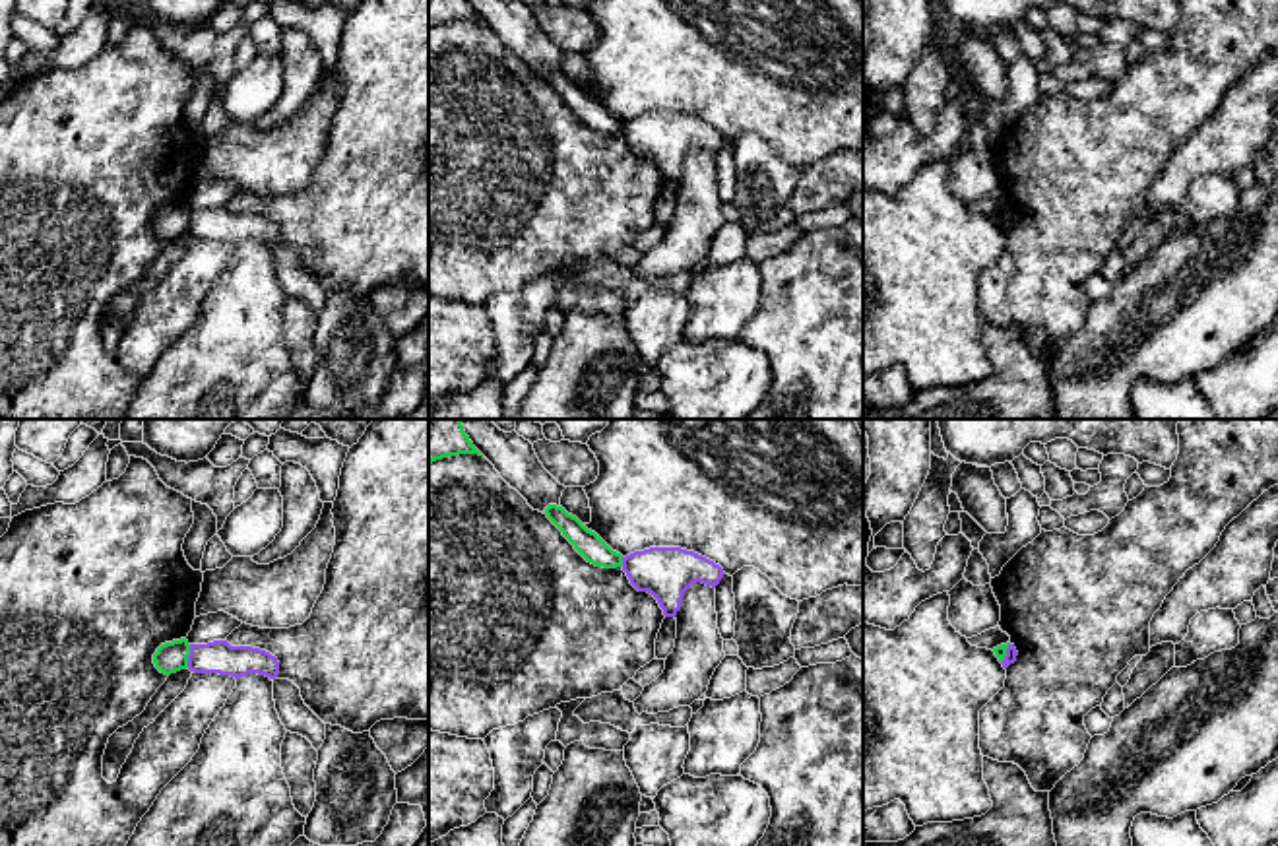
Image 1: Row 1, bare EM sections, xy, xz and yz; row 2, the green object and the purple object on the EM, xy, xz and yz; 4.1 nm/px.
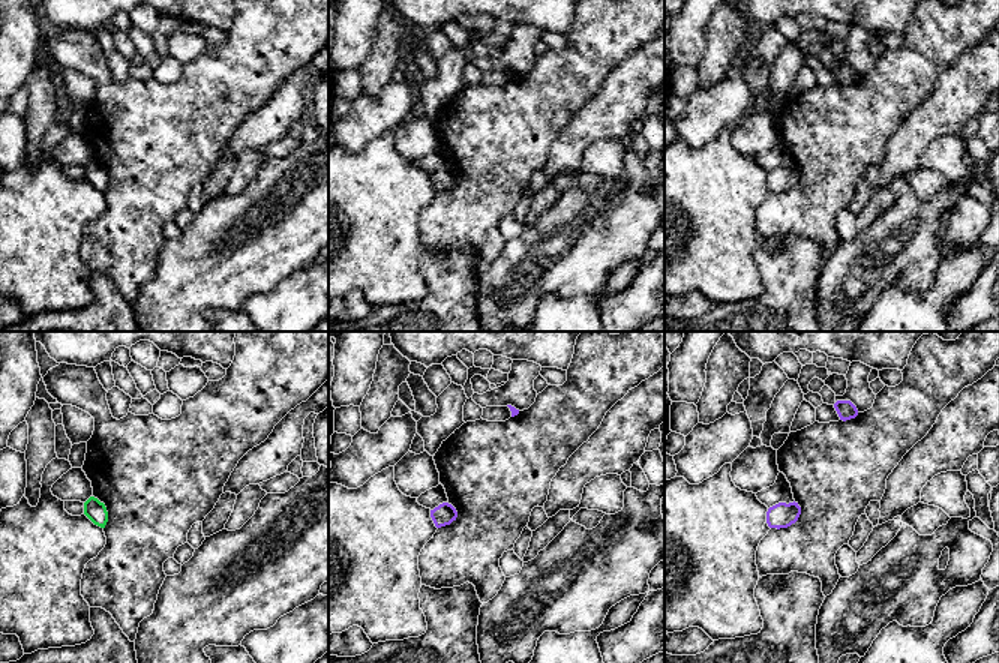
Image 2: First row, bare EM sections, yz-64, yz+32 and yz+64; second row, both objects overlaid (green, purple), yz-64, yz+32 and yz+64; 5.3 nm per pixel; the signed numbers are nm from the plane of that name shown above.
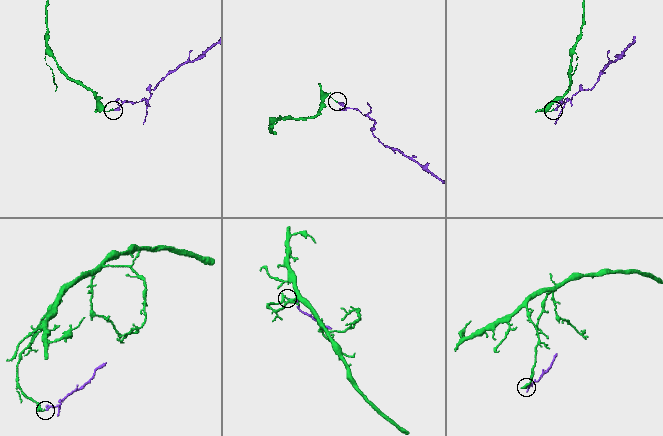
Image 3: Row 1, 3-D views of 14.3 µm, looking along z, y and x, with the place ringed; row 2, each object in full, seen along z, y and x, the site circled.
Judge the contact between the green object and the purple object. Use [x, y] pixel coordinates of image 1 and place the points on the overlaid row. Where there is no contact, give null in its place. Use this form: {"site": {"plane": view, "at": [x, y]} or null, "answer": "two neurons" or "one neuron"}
{"site": {"plane": "xy", "at": [189, 654]}, "answer": "two neurons"}

